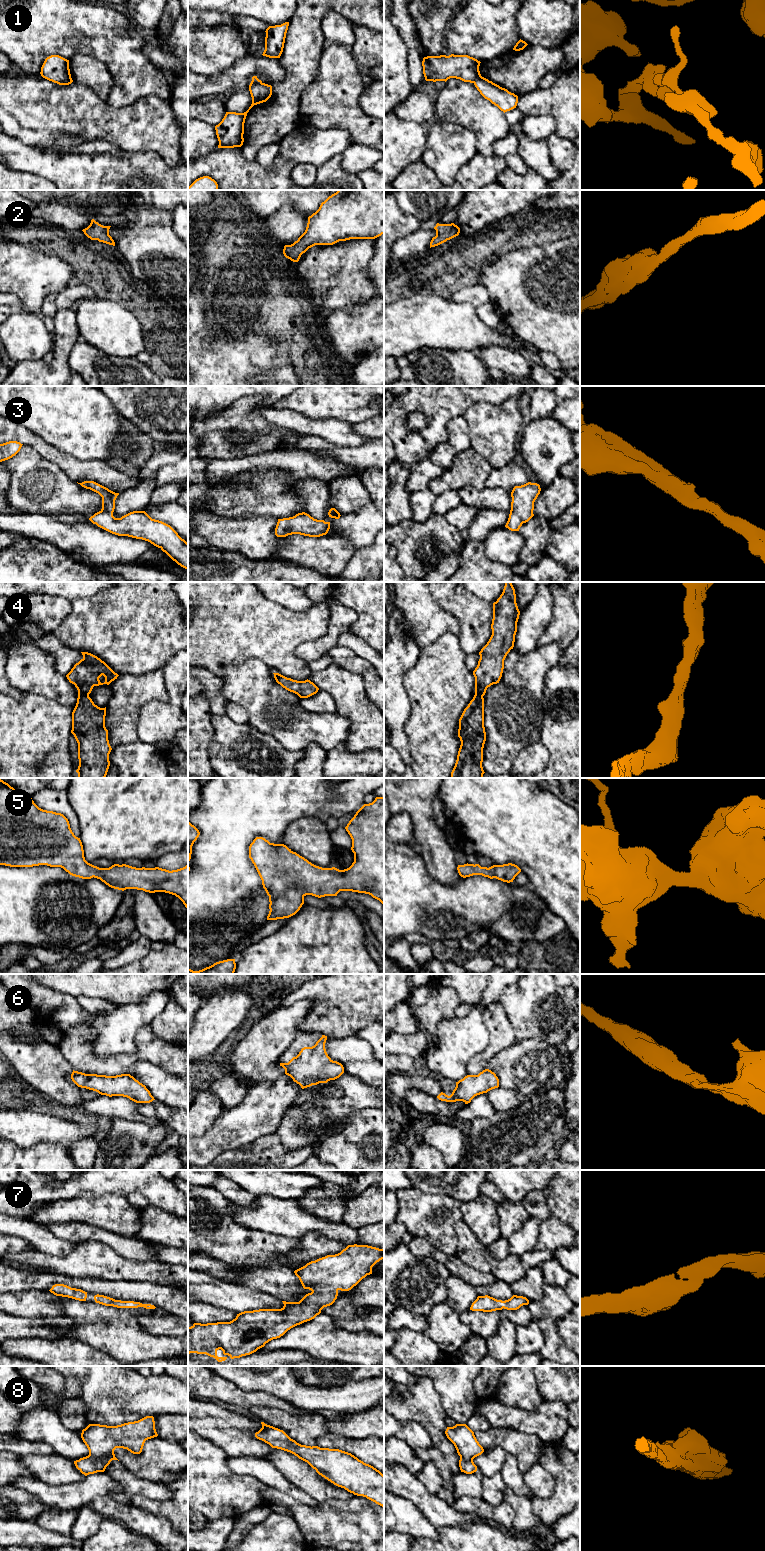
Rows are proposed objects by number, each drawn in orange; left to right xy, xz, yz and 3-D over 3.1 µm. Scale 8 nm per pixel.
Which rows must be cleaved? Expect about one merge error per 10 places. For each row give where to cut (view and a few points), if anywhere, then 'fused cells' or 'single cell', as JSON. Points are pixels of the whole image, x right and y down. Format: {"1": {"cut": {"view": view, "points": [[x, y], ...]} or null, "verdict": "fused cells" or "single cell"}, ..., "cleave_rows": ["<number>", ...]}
{"1": {"cut": null, "verdict": "single cell"}, "2": {"cut": null, "verdict": "single cell"}, "3": {"cut": null, "verdict": "single cell"}, "4": {"cut": null, "verdict": "single cell"}, "5": {"cut": null, "verdict": "single cell"}, "6": {"cut": null, "verdict": "single cell"}, "7": {"cut": null, "verdict": "single cell"}, "8": {"cut": null, "verdict": "single cell"}, "cleave_rows": []}

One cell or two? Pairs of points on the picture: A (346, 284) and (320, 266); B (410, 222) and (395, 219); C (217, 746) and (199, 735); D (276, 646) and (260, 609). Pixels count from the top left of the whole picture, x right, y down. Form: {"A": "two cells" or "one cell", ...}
{"A": "one cell", "B": "one cell", "C": "two cells", "D": "one cell"}

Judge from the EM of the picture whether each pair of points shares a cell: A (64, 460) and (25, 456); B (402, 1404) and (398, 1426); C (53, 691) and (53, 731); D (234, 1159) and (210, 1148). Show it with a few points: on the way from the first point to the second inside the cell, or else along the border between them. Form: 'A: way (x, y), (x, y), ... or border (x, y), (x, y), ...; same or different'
A: border (25, 445), (31, 446), (64, 472); different
B: border (394, 1417), (400, 1421), (416, 1421), (422, 1426); different
C: border (30, 694), (54, 699), (73, 709); different
D: border (244, 1144), (222, 1152), (214, 1159); different

